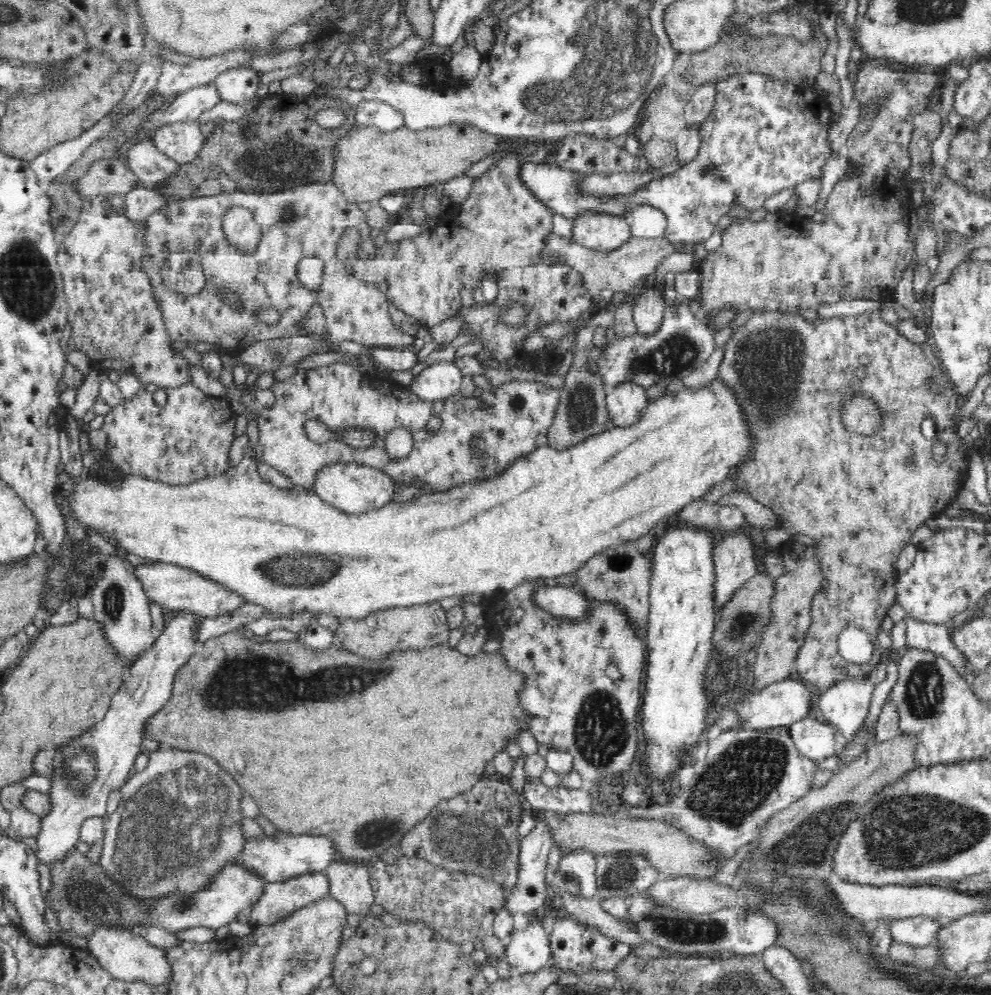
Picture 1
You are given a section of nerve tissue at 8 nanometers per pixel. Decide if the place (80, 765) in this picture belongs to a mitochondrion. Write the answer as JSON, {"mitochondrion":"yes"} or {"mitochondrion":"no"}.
{"mitochondrion":"yes"}

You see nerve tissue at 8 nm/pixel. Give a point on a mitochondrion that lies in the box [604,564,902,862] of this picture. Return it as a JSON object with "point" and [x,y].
{"point":[737,783]}

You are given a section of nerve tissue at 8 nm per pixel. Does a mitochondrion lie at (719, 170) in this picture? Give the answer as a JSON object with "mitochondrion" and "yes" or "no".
{"mitochondrion":"yes"}

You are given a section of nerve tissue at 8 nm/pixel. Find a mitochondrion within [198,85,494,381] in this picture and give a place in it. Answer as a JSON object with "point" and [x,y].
{"point":[269,148]}

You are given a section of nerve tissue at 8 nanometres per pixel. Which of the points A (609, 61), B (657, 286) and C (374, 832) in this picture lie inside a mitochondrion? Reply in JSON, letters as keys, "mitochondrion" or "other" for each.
{"A":"mitochondrion","B":"other","C":"mitochondrion"}

